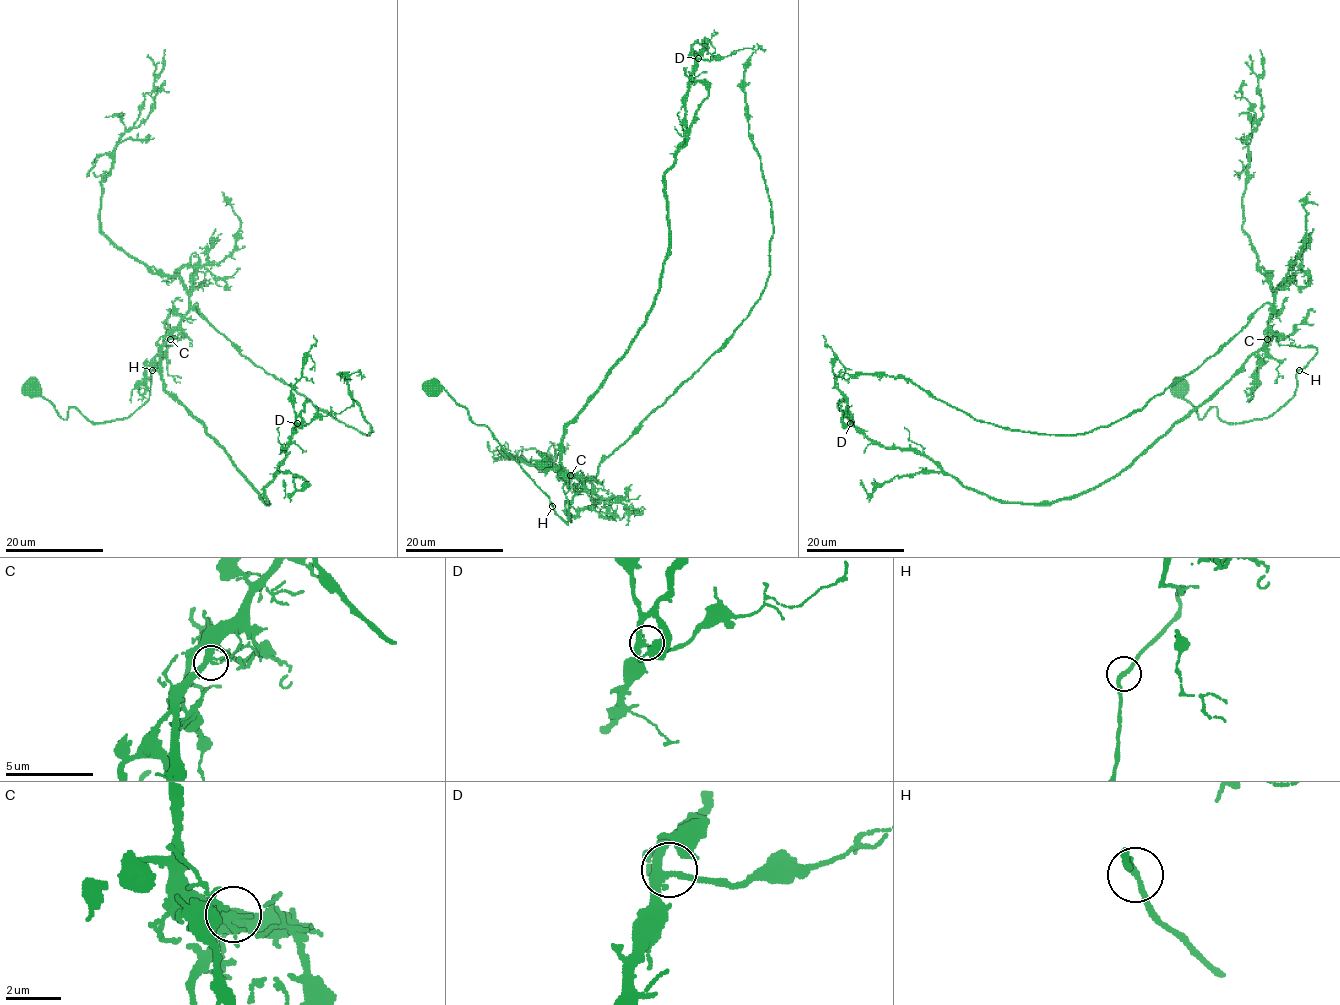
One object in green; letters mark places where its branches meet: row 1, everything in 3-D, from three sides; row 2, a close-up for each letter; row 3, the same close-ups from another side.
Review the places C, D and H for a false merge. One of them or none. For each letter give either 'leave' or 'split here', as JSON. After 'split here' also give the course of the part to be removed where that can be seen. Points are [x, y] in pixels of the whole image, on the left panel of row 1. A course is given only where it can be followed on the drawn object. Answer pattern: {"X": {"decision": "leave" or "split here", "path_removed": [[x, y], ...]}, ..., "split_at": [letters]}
{"C": {"decision": "leave"}, "D": {"decision": "leave"}, "H": {"decision": "leave"}, "split_at": []}

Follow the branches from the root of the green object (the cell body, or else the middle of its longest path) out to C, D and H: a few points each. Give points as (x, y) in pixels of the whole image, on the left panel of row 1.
C: (33, 385), (65, 420), (73, 406), (95, 423), (126, 418), (149, 398), (150, 372), (170, 339)
D: (33, 385), (65, 420), (73, 406), (126, 418), (149, 398), (164, 336), (163, 387), (268, 504), (297, 423)
H: (33, 385), (62, 418), (73, 406), (91, 422), (105, 423), (128, 417), (149, 398), (152, 369)

